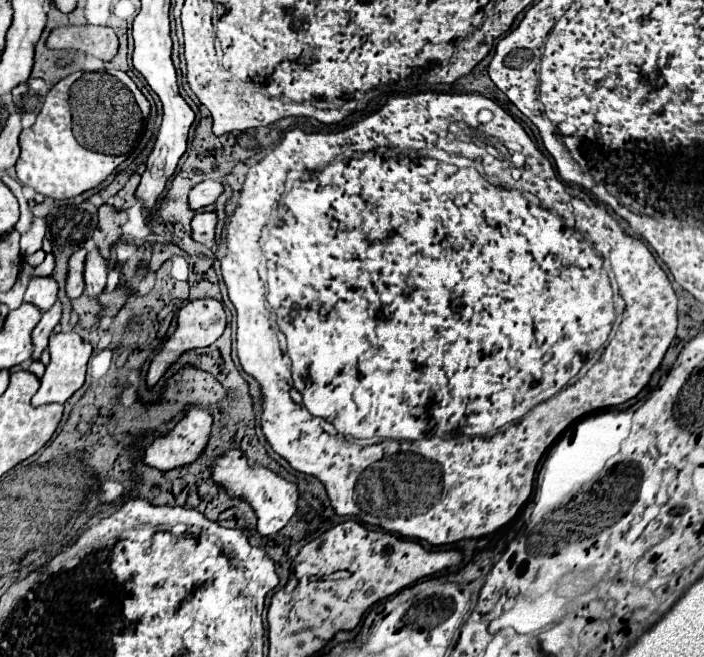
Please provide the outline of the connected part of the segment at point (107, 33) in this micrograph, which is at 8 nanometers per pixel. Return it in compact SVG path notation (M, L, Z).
M58 26L50 30L46 48L52 50L78 50L100 60L112 60L118 52L118 38L106 26Z

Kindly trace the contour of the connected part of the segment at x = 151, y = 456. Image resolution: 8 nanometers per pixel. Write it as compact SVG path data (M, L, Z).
M190 406L184 414L184 418L172 428L168 430L168 434L164 436L158 436L150 446L144 448L144 454L140 456L140 460L144 464L148 464L150 468L156 468L156 470L174 470L174 468L184 468L192 462L196 462L206 446L208 446L208 438L210 438L210 430L212 430L212 414L200 406Z

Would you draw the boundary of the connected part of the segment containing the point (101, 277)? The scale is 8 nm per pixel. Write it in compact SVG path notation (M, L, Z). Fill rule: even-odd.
M90 250L84 262L84 292L88 296L98 296L106 288L106 260L98 250Z

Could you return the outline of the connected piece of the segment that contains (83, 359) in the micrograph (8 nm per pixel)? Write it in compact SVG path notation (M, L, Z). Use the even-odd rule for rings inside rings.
M74 330L70 332L60 332L60 334L52 334L50 336L50 364L46 366L44 376L40 378L40 388L38 392L32 396L32 404L40 406L40 404L48 404L48 402L58 402L64 404L82 384L84 384L84 374L86 374L86 364L88 358L92 354L92 346L88 342L84 342Z

